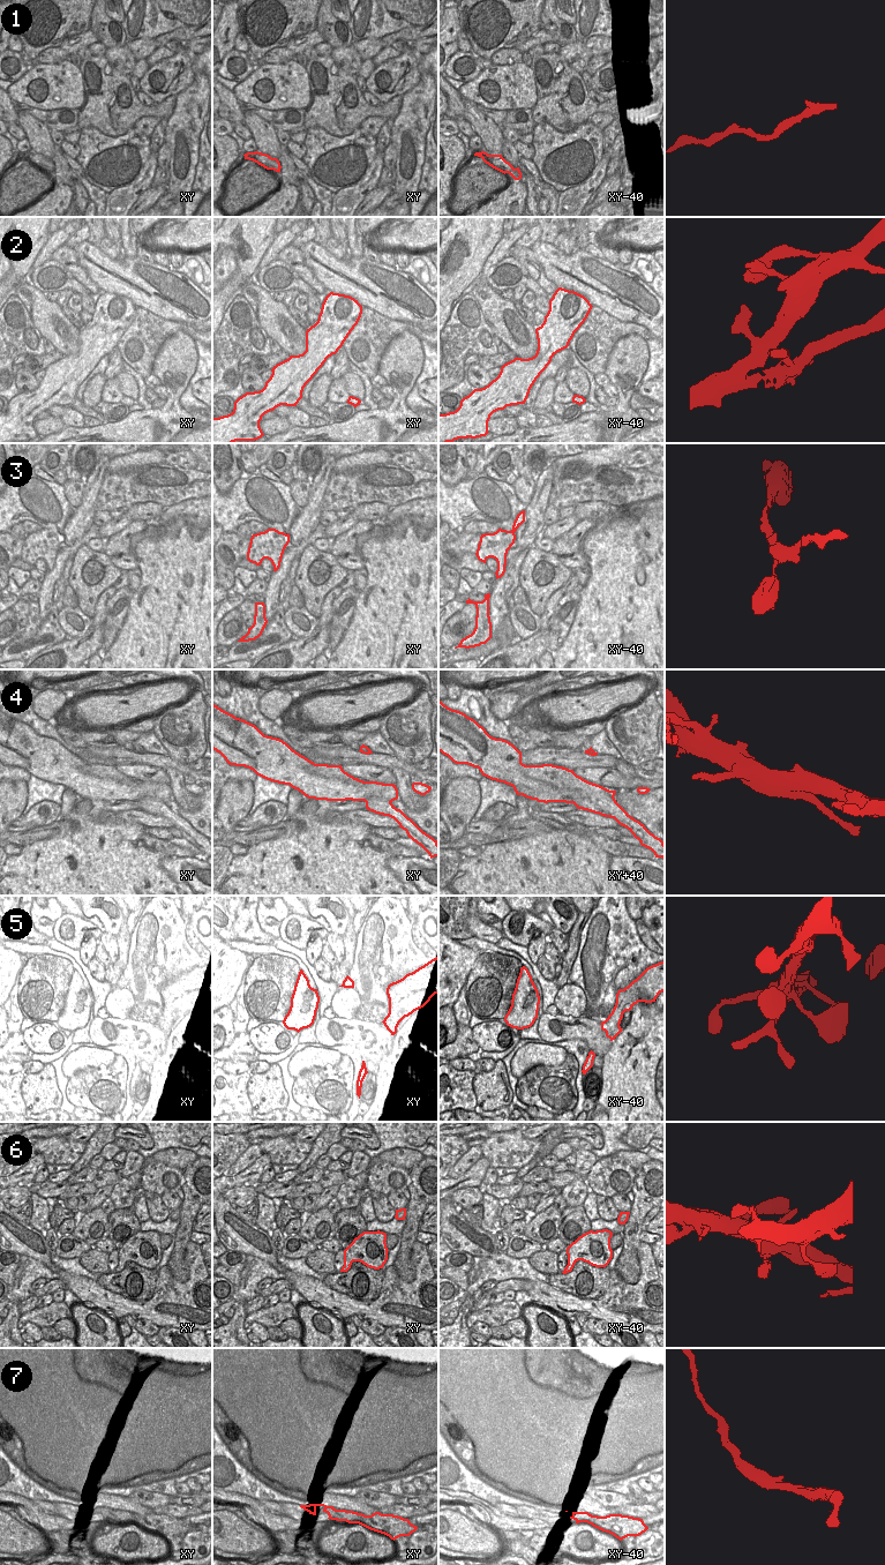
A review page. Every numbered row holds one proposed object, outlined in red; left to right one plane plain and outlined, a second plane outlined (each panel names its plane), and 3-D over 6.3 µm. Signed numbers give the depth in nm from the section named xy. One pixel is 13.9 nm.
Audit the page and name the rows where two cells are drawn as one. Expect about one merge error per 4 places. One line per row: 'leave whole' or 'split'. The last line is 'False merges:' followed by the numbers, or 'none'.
1: leave whole
2: leave whole
3: leave whole
4: split
5: leave whole
6: leave whole
7: split
False merges: 4, 7

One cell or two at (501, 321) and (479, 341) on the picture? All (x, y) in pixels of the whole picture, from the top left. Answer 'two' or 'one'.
two

